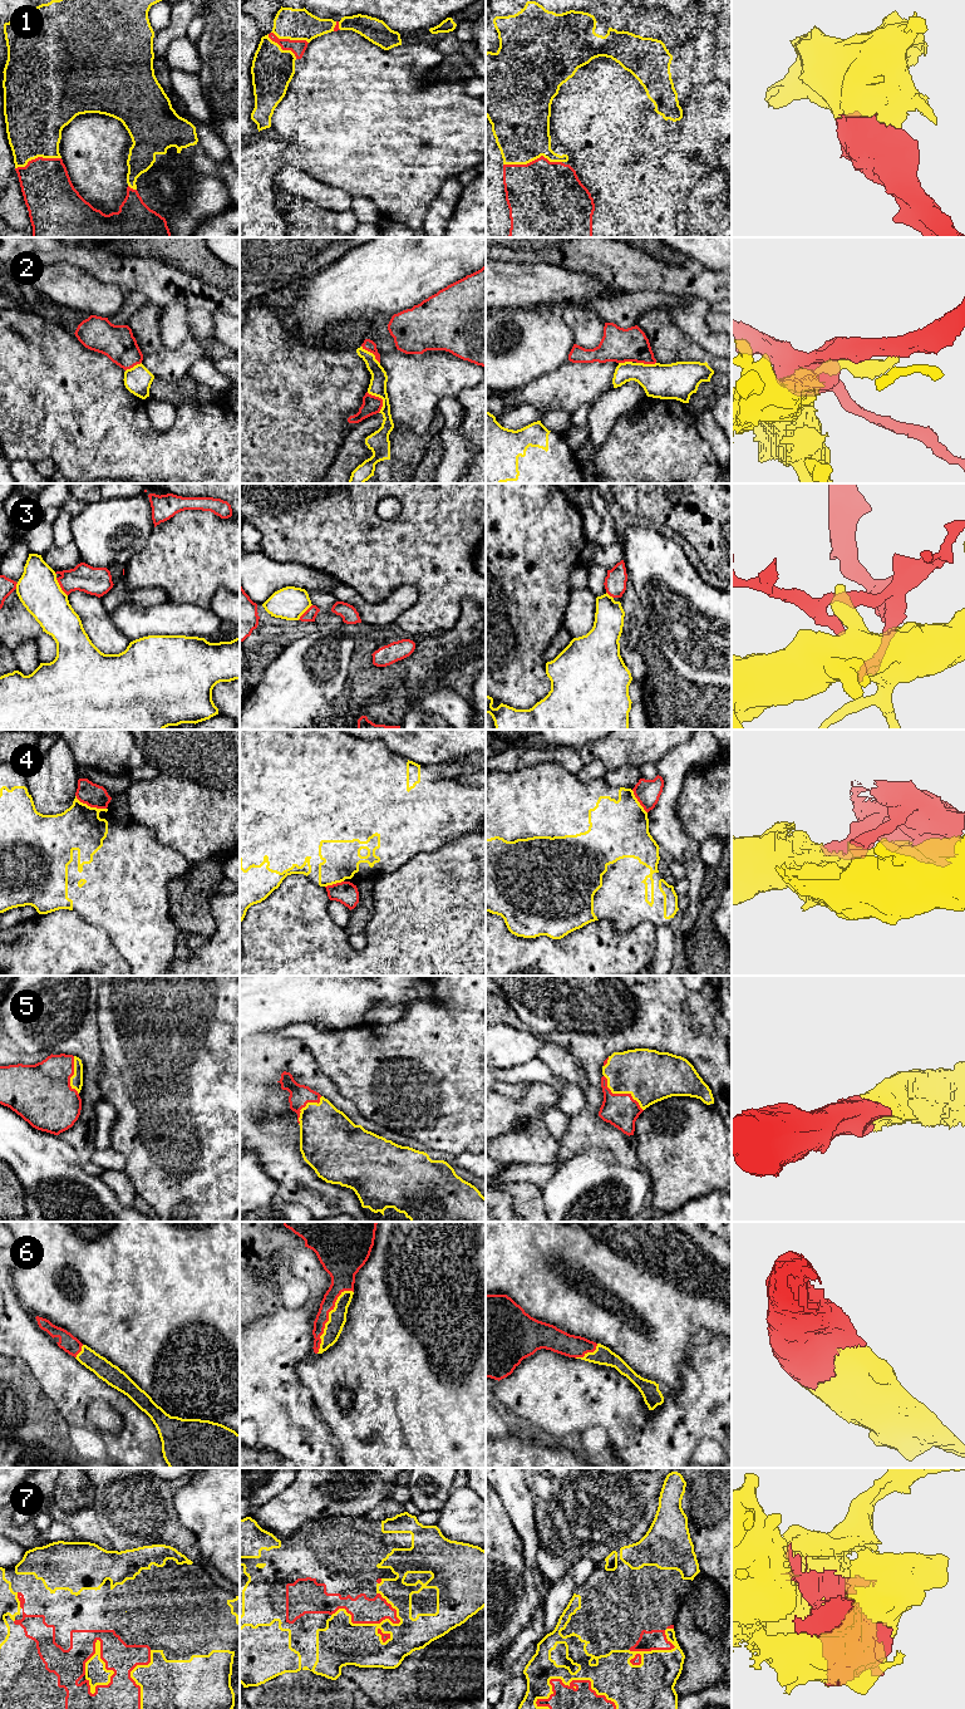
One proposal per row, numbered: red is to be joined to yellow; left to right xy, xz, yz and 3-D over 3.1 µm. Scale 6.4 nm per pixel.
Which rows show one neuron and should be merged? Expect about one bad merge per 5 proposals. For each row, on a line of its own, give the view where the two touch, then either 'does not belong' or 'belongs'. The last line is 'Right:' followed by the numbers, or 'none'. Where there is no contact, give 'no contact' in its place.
1: contact in yz; belongs
2: contact in xz; does not belong
3: contact in xy; does not belong
4: contact in xy; does not belong
5: contact in yz; belongs
6: contact in xz; belongs
7: contact in yz; belongs
Right: 1, 5, 6, 7

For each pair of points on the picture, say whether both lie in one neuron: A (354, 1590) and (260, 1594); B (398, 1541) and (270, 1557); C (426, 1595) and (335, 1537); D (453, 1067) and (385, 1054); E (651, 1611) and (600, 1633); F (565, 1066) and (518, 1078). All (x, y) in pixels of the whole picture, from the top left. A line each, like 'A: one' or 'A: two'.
A: one
B: one
C: one
D: one
E: one
F: two

